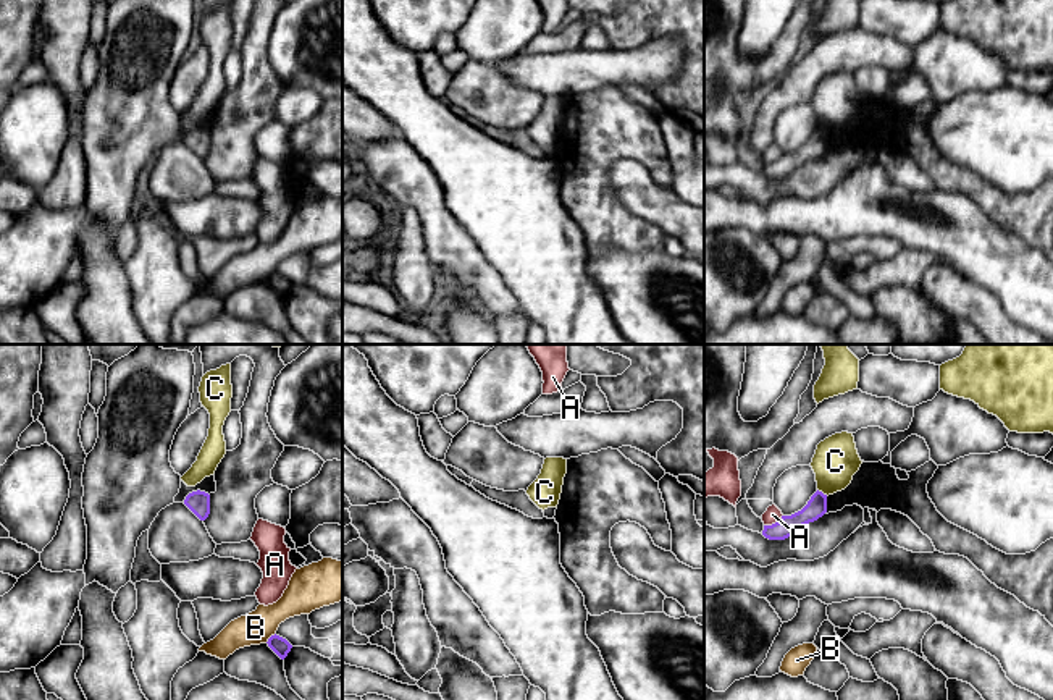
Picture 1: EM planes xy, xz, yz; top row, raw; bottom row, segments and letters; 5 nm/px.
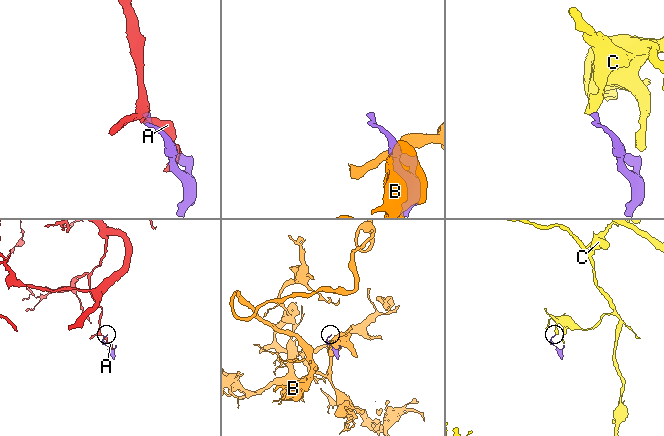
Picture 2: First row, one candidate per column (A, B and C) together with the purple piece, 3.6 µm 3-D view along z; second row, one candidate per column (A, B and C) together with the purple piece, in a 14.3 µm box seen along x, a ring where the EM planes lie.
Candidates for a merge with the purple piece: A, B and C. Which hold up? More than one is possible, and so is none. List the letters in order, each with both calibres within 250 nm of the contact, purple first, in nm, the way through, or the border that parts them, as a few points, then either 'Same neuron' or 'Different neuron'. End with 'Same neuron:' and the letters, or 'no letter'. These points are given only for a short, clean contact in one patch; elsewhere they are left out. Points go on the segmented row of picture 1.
A: Thickness 100 nm (purple) against 80 nm. Different neuron
B: Thickness 90 nm (purple) against 160 nm. Boundary: xy (275, 632), (265, 642). Different neuron
C: Thickness 100 nm (purple) against 220 nm. Boundary: yz (818, 489), (827, 495). Different neuron
Same neuron: no letter

